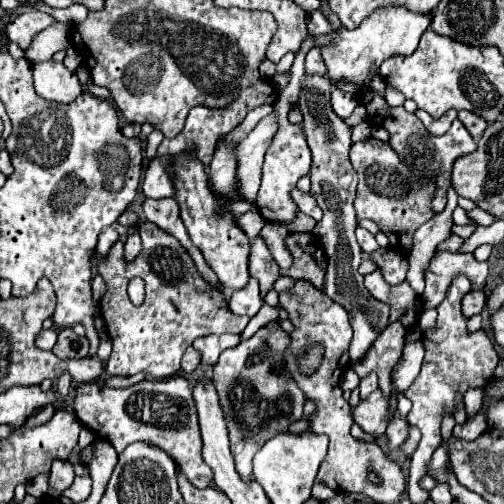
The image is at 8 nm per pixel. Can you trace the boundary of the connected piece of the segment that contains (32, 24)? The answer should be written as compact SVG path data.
M32 10L32 12L24 12L20 16L16 16L8 26L6 26L6 36L10 42L16 42L22 50L26 50L32 42L32 38L42 32L46 26L54 24L56 20L46 14L46 12L38 12L38 10Z

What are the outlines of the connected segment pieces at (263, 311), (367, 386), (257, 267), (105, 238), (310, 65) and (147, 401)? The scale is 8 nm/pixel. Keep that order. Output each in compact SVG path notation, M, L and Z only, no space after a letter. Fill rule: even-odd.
M264 304L262 308L260 308L260 312L248 322L248 326L244 328L244 332L240 334L240 340L248 340L250 336L254 336L254 332L258 330L258 328L262 328L264 324L268 324L270 320L276 320L278 318L278 314L280 314L280 310L284 310L280 304L278 306L268 306L268 304Z
M368 374L360 382L360 398L368 398L368 394L372 394L374 390L378 390L378 378L376 374Z
M260 236L252 242L250 276L254 276L260 282L260 298L262 300L274 288L274 282L280 278L280 266L272 258L268 246L264 244L264 240Z
M108 226L108 228L104 228L104 230L100 232L96 250L98 250L100 254L106 254L106 252L110 250L110 246L112 246L116 240L118 240L118 232L116 232L116 228L114 228L114 226Z
M312 48L306 54L306 76L314 76L314 74L318 74L318 76L326 74L326 66L324 66L320 48Z
M172 376L170 380L144 380L138 382L134 386L128 388L108 388L92 382L92 384L84 384L78 386L76 390L76 416L80 418L80 422L88 428L92 428L100 438L110 440L110 444L116 448L116 452L122 452L128 444L134 442L150 442L158 448L162 448L164 452L168 452L176 462L180 472L190 480L192 486L196 488L206 488L212 482L212 470L210 466L202 460L202 436L200 436L200 426L198 426L198 412L196 412L196 404L194 404L194 396L192 396L192 386L188 384L188 380L184 376Z

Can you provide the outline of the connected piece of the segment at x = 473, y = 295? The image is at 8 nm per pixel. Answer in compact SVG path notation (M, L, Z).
M470 290L468 296L464 296L462 300L462 310L464 310L464 316L474 316L474 314L482 314L486 306L486 294L484 290Z

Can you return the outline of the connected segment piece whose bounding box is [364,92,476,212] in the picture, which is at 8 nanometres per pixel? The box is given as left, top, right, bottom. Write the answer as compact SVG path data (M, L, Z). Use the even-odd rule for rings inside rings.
M374 92L368 94L364 100L366 100L366 104L370 102L370 106L366 106L370 122L376 124L376 126L386 128L390 132L390 144L392 144L392 148L398 150L400 156L408 158L408 162L412 162L412 166L416 166L416 170L420 170L420 174L432 174L432 172L438 174L438 192L436 192L436 202L432 202L432 208L436 208L436 212L442 212L444 206L446 206L448 188L452 184L452 166L454 166L456 158L472 154L476 150L476 142L472 140L470 132L462 126L460 120L454 120L452 126L450 126L450 130L446 134L432 136L414 114L408 114L404 110L404 106L390 108L386 104L386 100L382 96L374 94Z

